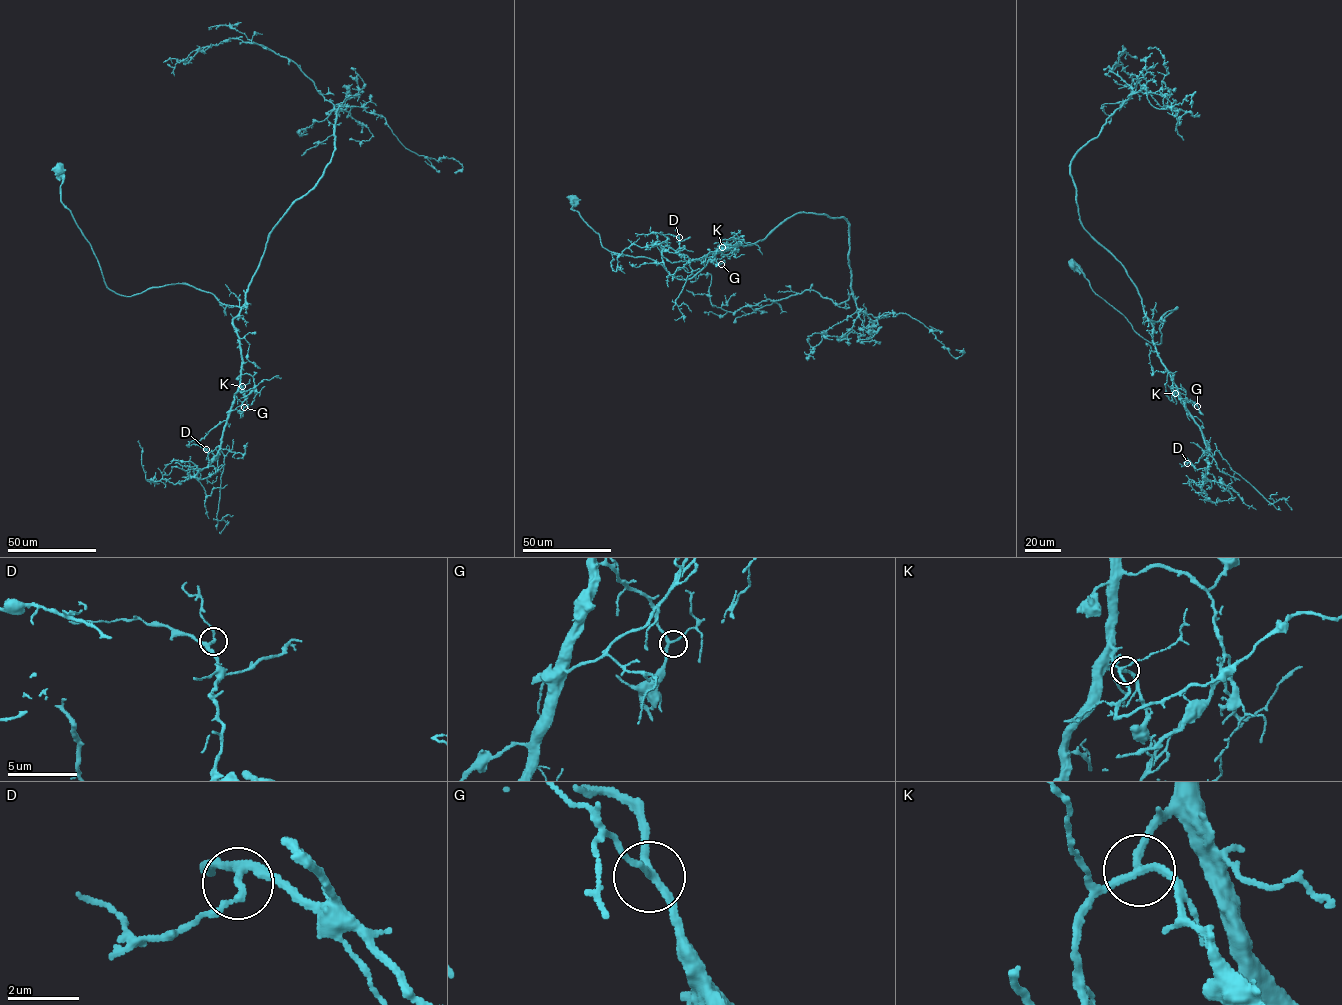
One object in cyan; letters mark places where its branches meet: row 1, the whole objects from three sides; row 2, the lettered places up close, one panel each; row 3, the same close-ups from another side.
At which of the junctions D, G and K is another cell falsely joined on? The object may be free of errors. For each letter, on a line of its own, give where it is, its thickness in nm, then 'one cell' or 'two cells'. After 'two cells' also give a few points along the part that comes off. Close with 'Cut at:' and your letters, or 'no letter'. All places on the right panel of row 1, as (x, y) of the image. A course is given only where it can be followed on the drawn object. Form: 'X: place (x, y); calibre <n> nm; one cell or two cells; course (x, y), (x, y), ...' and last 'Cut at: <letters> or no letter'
D: place (1187, 463); calibre 190 nm; one cell
G: place (1197, 406); calibre 170 nm; one cell
K: place (1175, 393); calibre 180 nm; one cell
Cut at: no letter

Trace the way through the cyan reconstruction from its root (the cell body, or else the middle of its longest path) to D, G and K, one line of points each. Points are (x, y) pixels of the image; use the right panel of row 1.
D: (1074, 265), (1153, 343), (1177, 307), (1153, 320), (1151, 336), (1208, 451), (1207, 468), (1187, 463)
G: (1074, 265), (1153, 343), (1177, 307), (1152, 322), (1152, 342), (1179, 396), (1197, 406)
K: (1074, 265), (1093, 292), (1153, 343), (1161, 343), (1159, 325), (1177, 307), (1151, 322), (1152, 342), (1175, 393)

